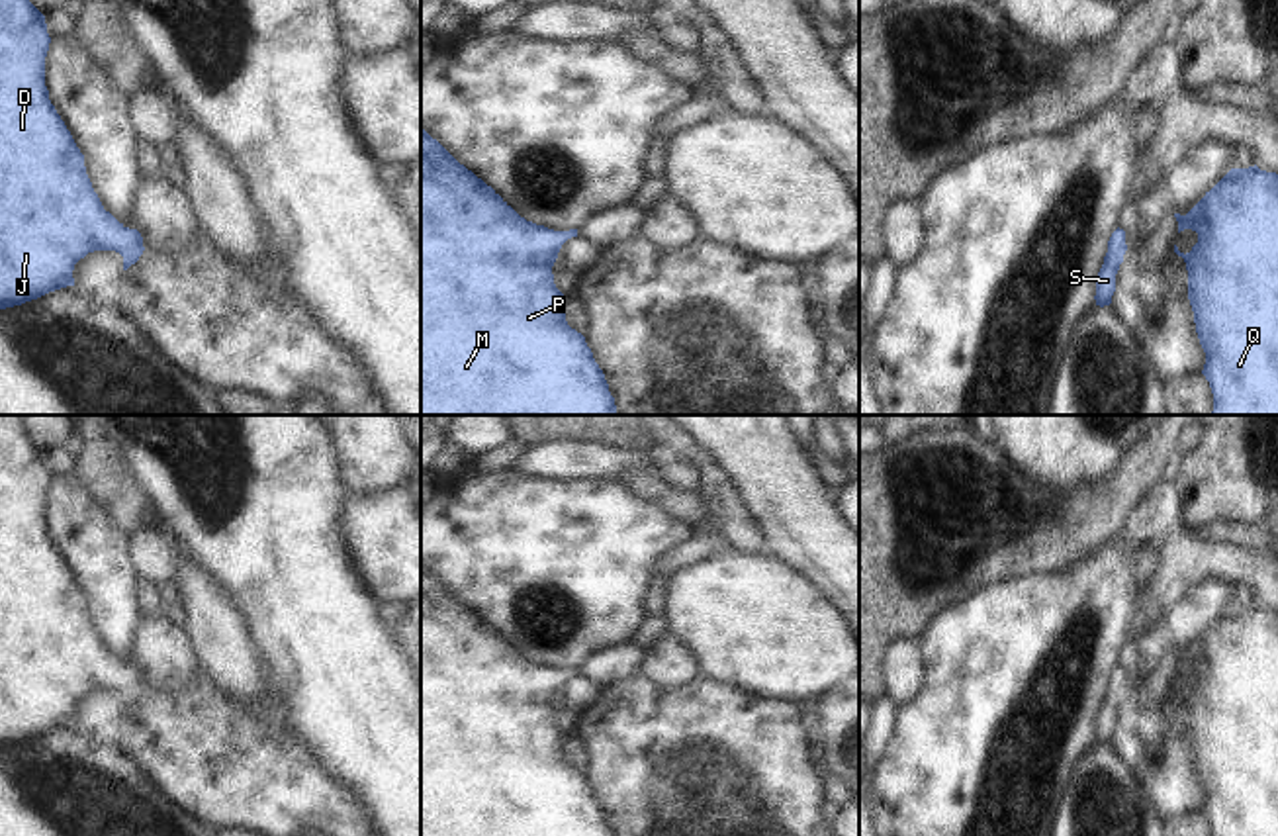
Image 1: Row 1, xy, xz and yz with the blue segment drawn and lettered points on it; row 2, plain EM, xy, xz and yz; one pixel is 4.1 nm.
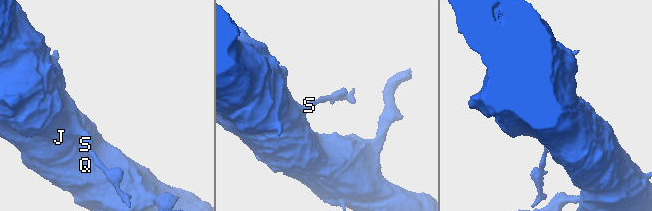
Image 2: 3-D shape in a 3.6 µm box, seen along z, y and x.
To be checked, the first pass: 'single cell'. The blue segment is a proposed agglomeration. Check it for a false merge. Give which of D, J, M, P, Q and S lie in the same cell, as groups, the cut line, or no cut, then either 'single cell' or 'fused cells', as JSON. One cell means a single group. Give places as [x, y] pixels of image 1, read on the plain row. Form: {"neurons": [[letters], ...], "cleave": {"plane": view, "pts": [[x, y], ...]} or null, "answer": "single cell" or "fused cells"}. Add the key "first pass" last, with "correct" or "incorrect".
{"neurons": [["D", "J", "M", "P", "Q", "S"]], "cleave": null, "answer": "single cell", "first pass": "correct"}

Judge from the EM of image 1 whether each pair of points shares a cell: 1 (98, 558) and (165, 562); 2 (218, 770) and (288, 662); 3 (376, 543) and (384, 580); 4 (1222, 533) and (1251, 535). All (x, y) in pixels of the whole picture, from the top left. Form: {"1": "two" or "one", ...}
{"1": "two", "2": "two", "3": "one", "4": "one"}

